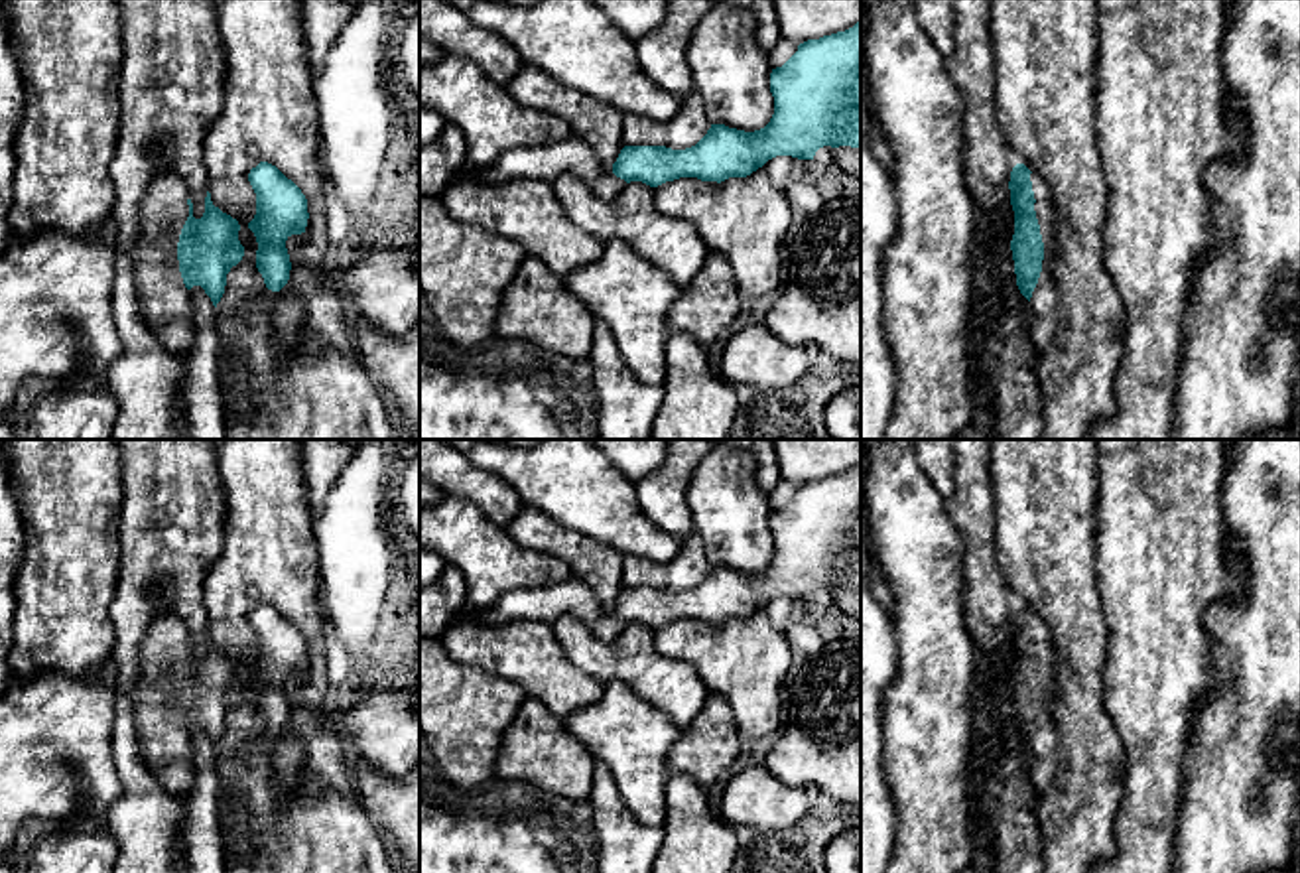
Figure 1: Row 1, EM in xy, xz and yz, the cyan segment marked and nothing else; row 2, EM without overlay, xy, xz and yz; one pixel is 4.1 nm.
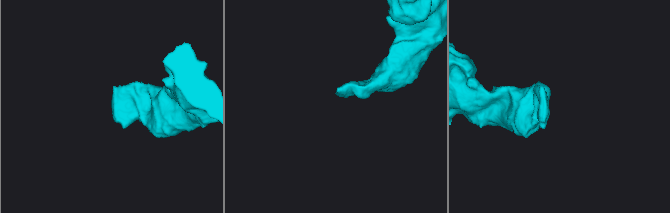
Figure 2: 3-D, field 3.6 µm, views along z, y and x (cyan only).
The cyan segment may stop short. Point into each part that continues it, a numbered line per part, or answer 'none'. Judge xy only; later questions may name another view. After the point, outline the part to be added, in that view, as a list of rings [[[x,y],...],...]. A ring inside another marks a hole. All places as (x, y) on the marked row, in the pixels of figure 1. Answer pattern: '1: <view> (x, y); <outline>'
1: xy (166, 304); [[[163,173],[152,181],[140,203],[140,235],[130,248],[130,264],[140,298],[140,307],[158,341],[171,353],[185,353],[193,345],[193,331],[187,329],[191,319],[191,292],[185,288],[177,242],[189,217],[189,187],[177,173]]]

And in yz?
1: yz (1044, 300); [[[1030,173],[1032,191],[1034,191],[1034,211],[1040,225],[1040,235],[1044,242],[1044,260],[1038,284],[1030,298],[1030,311],[1036,319],[1036,327],[1030,331],[1030,343],[1036,353],[1044,353],[1052,339],[1058,325],[1058,303],[1060,292],[1054,282],[1054,207],[1052,207],[1052,193],[1048,183],[1038,175]]]

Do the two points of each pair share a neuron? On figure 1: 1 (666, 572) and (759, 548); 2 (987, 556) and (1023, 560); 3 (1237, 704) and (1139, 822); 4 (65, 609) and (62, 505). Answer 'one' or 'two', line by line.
1: two
2: two
3: two
4: one

